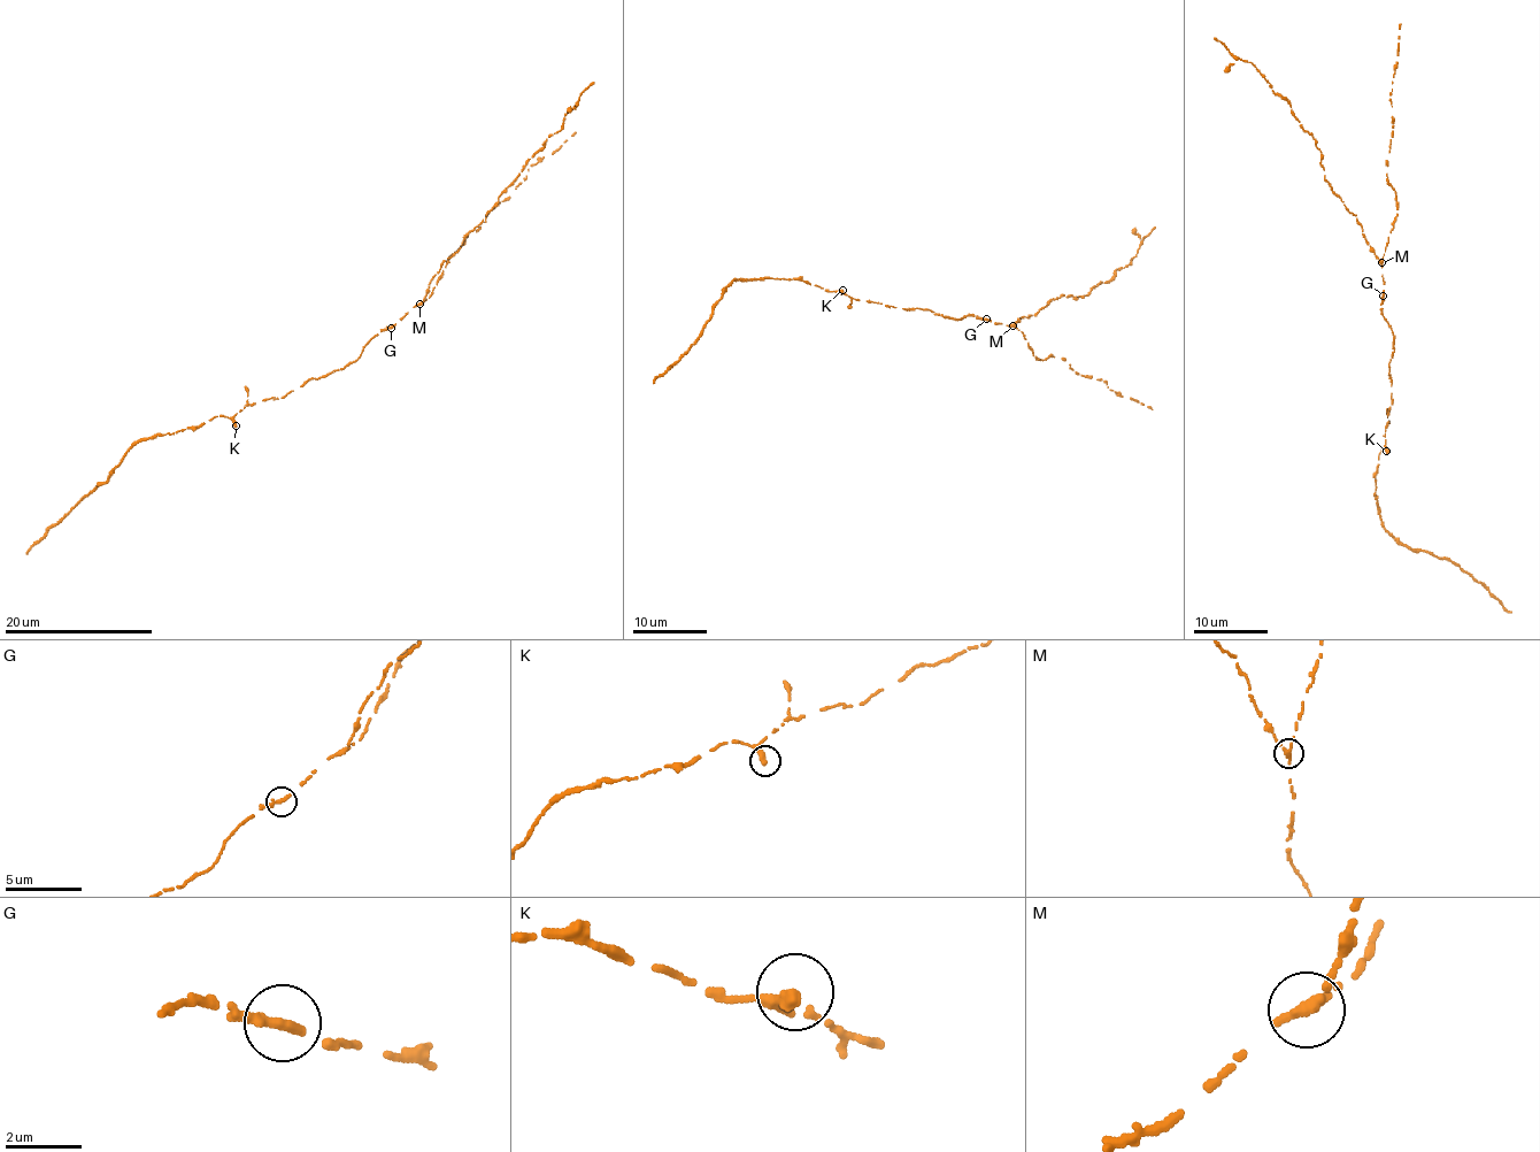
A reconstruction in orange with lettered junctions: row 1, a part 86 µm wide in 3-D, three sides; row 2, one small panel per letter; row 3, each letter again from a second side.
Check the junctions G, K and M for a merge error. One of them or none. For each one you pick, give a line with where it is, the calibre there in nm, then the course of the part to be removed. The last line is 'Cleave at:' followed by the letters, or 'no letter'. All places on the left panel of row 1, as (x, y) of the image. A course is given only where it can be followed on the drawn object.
M: at (420, 304); 400 nm thick; foreign part runs (420, 305), (440, 266), (454, 254), (543, 144), (561, 130), (566, 115), (593, 83)
Cleave at: M

